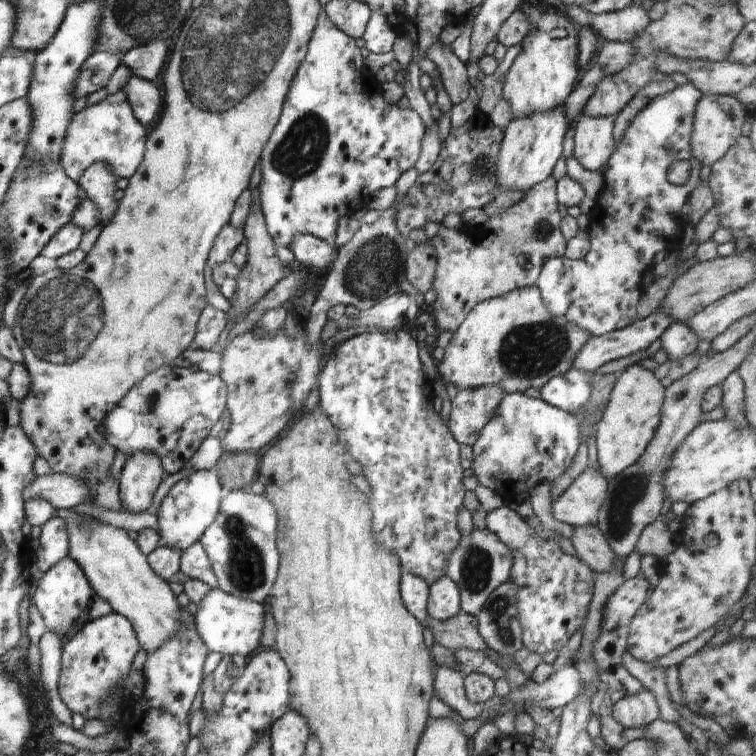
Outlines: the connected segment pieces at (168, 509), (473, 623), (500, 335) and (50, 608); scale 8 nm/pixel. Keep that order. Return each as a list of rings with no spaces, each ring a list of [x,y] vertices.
[[[215,469],[194,471],[190,476],[176,482],[162,500],[157,514],[159,524],[157,532],[159,532],[160,538],[166,542],[164,547],[183,553],[184,550],[188,550],[190,546],[198,542],[218,515],[224,493],[225,489],[222,487]]]
[[[460,611],[453,618],[444,621],[428,617],[423,626],[430,628],[434,641],[443,648],[448,648],[450,652],[458,648],[472,648],[484,652],[492,650],[482,640],[478,632],[478,620],[472,614]]]
[[[526,286],[516,288],[503,296],[480,302],[454,332],[450,344],[444,350],[444,358],[437,362],[437,373],[447,384],[454,384],[458,390],[480,388],[488,384],[500,384],[506,393],[524,393],[528,388],[541,390],[548,380],[567,373],[582,346],[590,342],[592,334],[578,328],[574,322],[555,318],[546,308],[540,288]]]
[[[66,557],[45,573],[37,573],[35,580],[35,598],[31,602],[38,608],[47,631],[58,636],[66,634],[74,626],[76,618],[90,608],[95,599],[94,588],[87,576],[82,576],[82,568],[74,559]]]

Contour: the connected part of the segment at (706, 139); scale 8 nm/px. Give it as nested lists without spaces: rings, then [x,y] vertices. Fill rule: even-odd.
[[[703,95],[696,106],[694,126],[692,128],[692,155],[702,165],[714,165],[724,154],[736,144],[741,137],[742,127],[749,120],[745,106],[734,96]]]

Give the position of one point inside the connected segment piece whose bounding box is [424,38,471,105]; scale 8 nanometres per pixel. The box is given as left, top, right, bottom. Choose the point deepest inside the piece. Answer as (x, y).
(453, 73)

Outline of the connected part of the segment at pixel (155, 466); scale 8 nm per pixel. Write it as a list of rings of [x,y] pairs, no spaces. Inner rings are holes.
[[[156,454],[129,456],[119,474],[119,496],[126,513],[142,513],[151,508],[154,494],[166,478]]]

